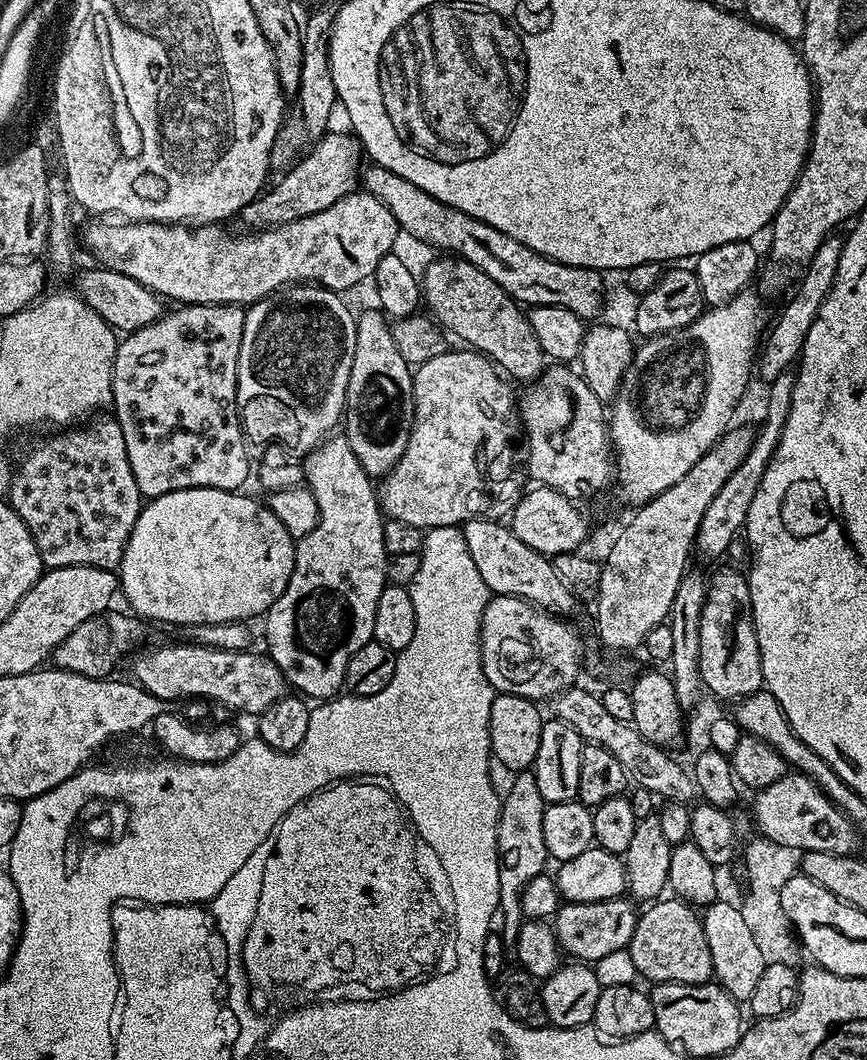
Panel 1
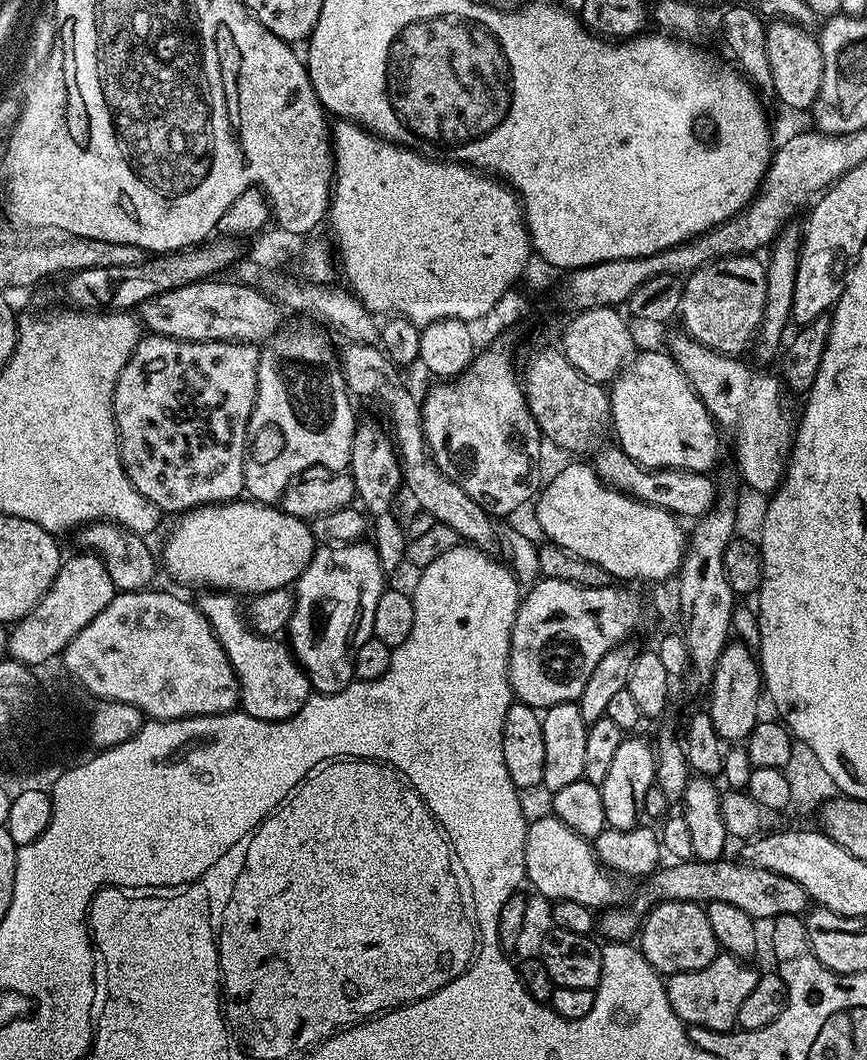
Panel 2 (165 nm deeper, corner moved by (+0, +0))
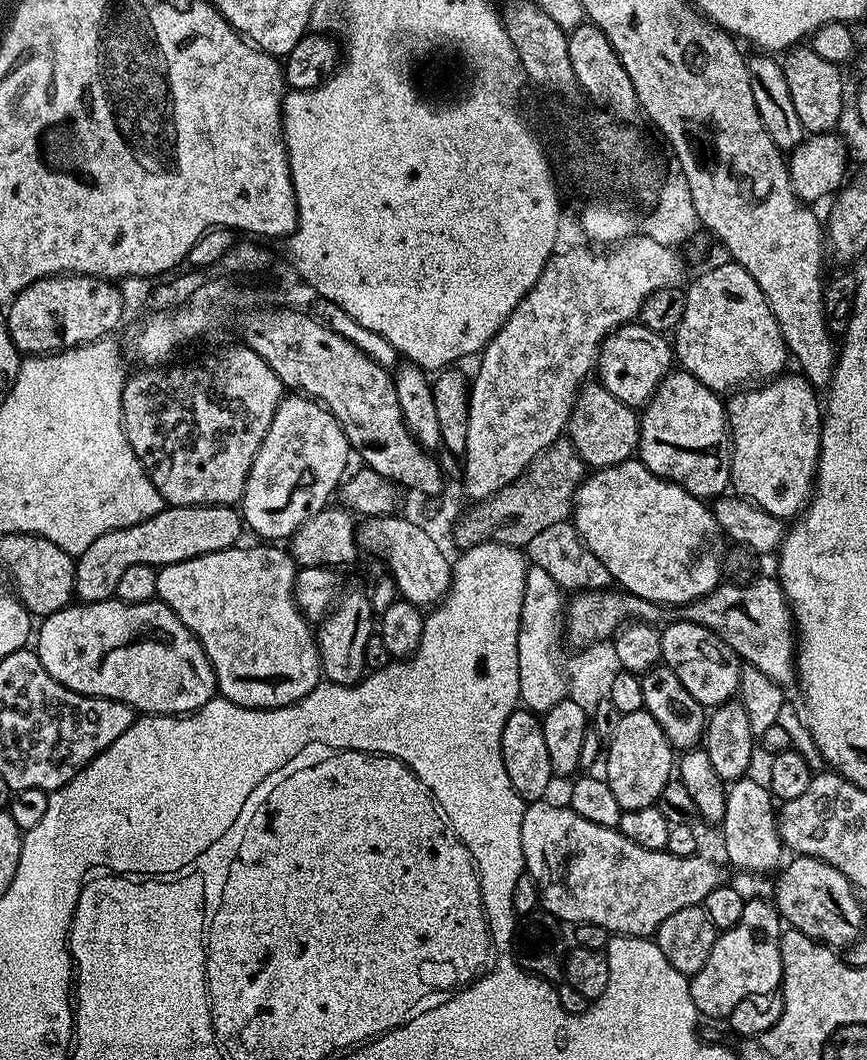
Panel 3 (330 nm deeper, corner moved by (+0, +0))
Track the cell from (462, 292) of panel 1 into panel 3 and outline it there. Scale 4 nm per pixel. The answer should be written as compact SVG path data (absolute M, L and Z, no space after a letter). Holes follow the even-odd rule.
M588 382L576 396L576 404L572 407L572 413L568 419L566 436L589 469L609 468L631 460L637 455L640 446L640 418L629 404L623 404L621 400L614 398L614 394L610 394L610 390L606 390L600 383Z

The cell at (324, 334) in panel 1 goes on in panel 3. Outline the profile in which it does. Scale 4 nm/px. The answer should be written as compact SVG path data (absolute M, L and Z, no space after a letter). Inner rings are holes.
M303 394L285 395L284 399L277 403L271 416L272 420L269 419L267 421L268 429L266 430L266 438L262 438L262 446L258 446L258 454L254 458L254 462L250 466L250 474L246 478L244 498L242 501L242 519L246 525L247 531L249 533L252 531L253 534L256 535L256 538L259 538L261 541L284 542L293 536L307 520L314 518L314 514L318 514L322 509L329 507L331 500L328 499L330 499L331 496L333 499L334 493L339 489L342 481L345 479L346 473L349 471L348 456L350 457L350 445L346 434L342 430L342 426L334 418L334 414L330 414L323 404Z

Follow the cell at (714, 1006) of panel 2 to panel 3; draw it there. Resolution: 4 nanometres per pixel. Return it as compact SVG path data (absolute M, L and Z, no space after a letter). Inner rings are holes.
M745 899L742 906L742 918L734 926L723 929L714 942L714 950L710 950L710 958L706 958L706 966L692 975L688 981L690 998L694 998L694 1006L701 1017L709 1016L712 1020L723 1021L750 994L770 994L781 987L784 975L782 974L782 954L780 953L780 934L782 921L780 912L771 899Z

